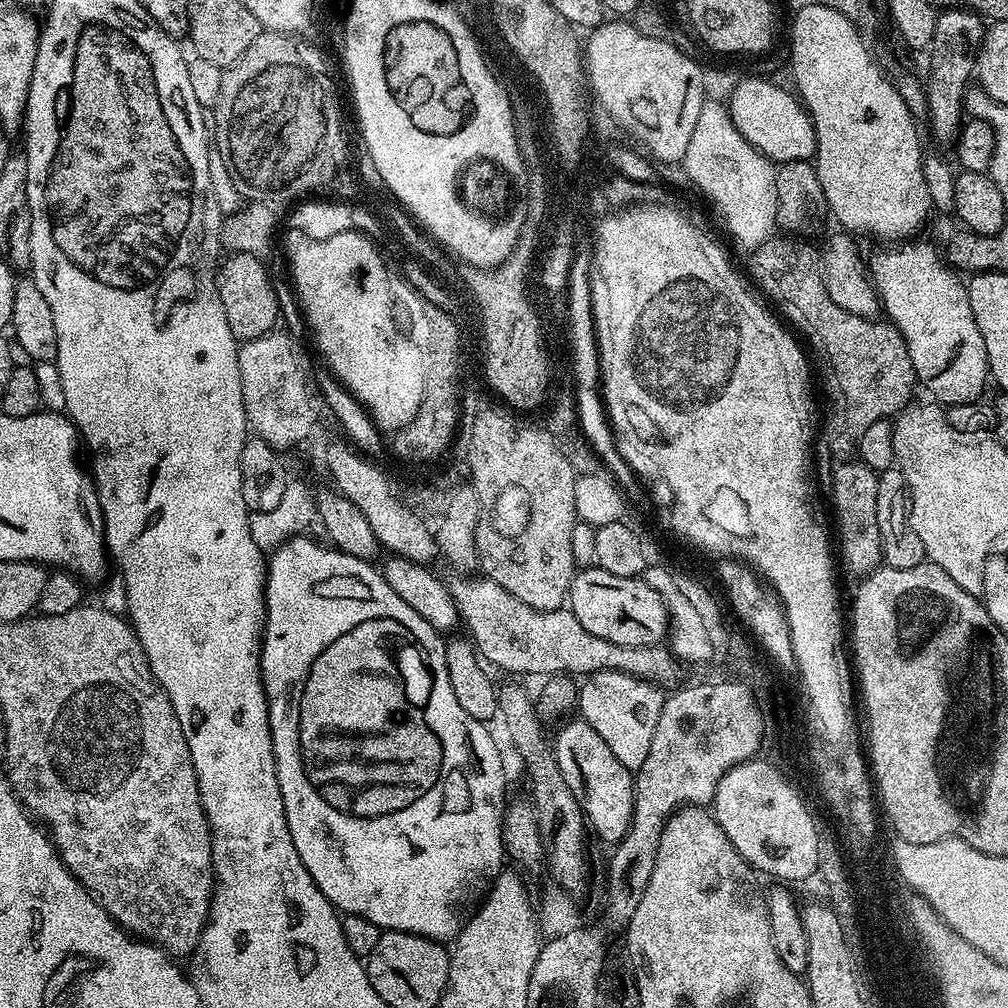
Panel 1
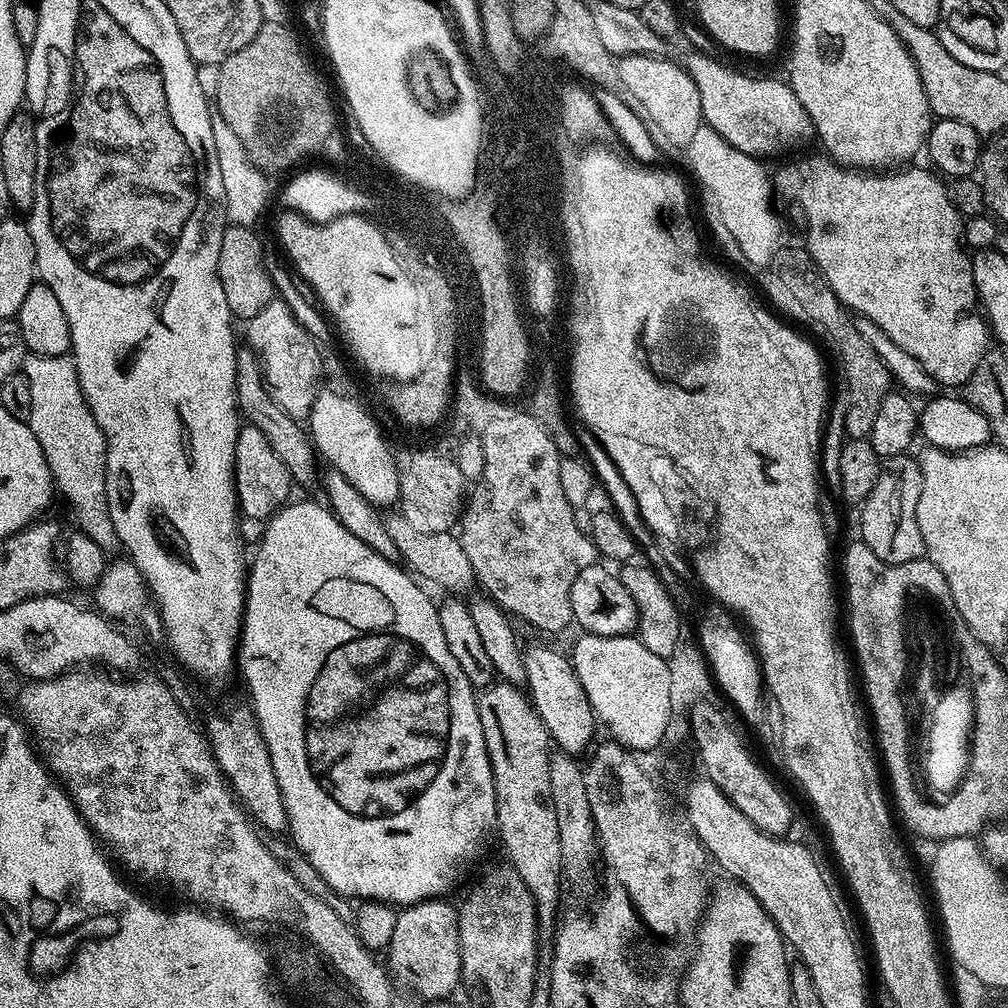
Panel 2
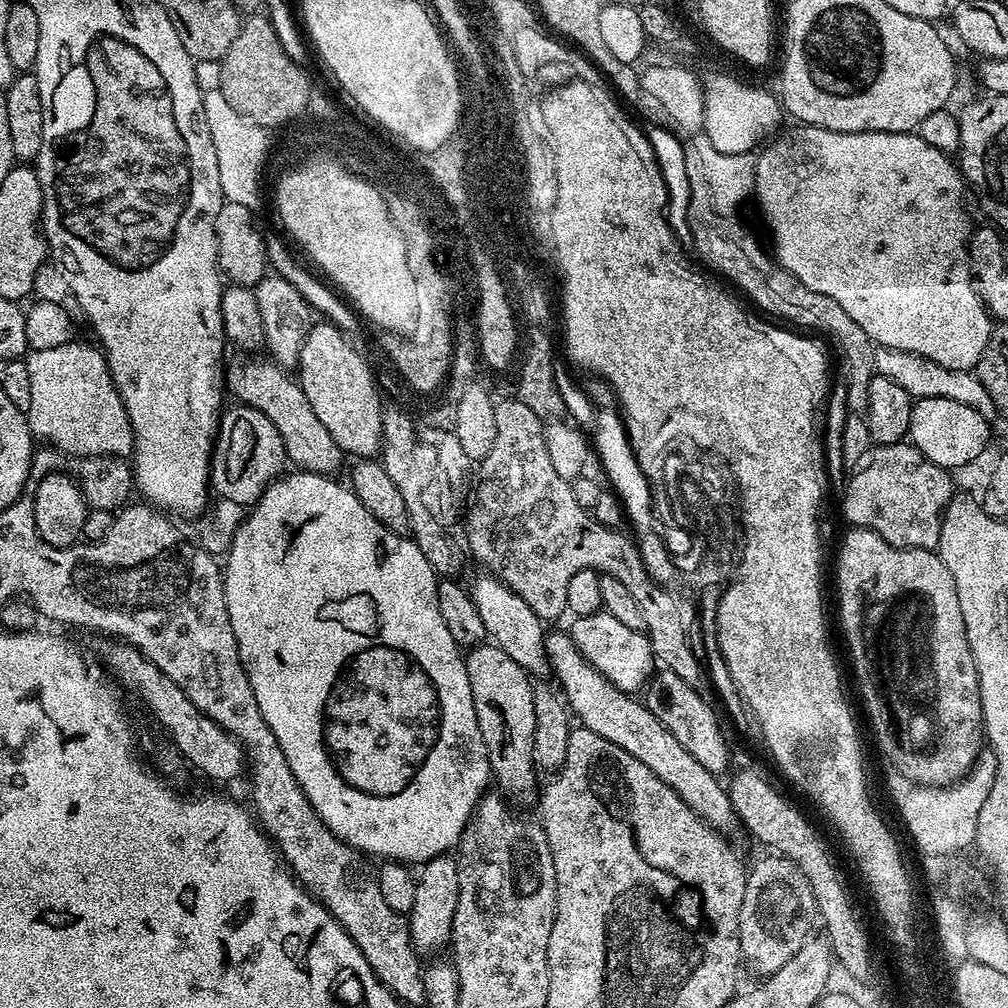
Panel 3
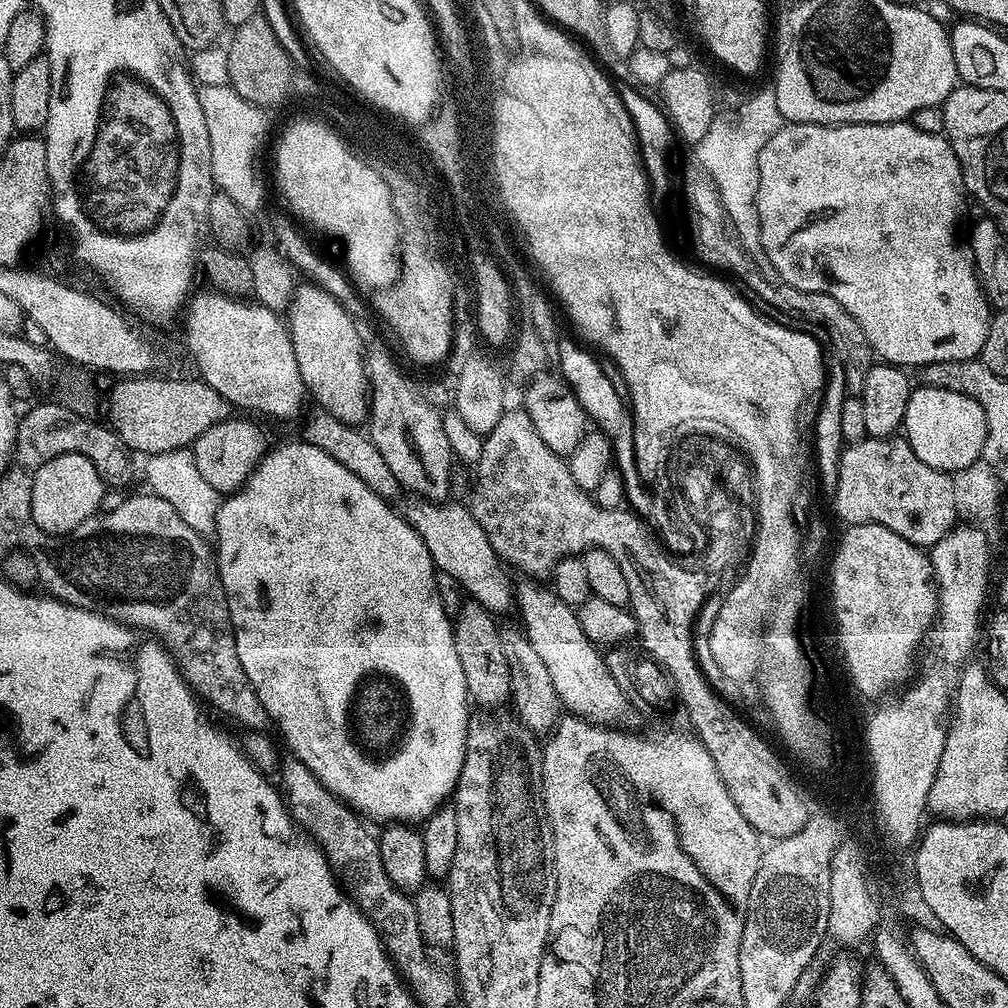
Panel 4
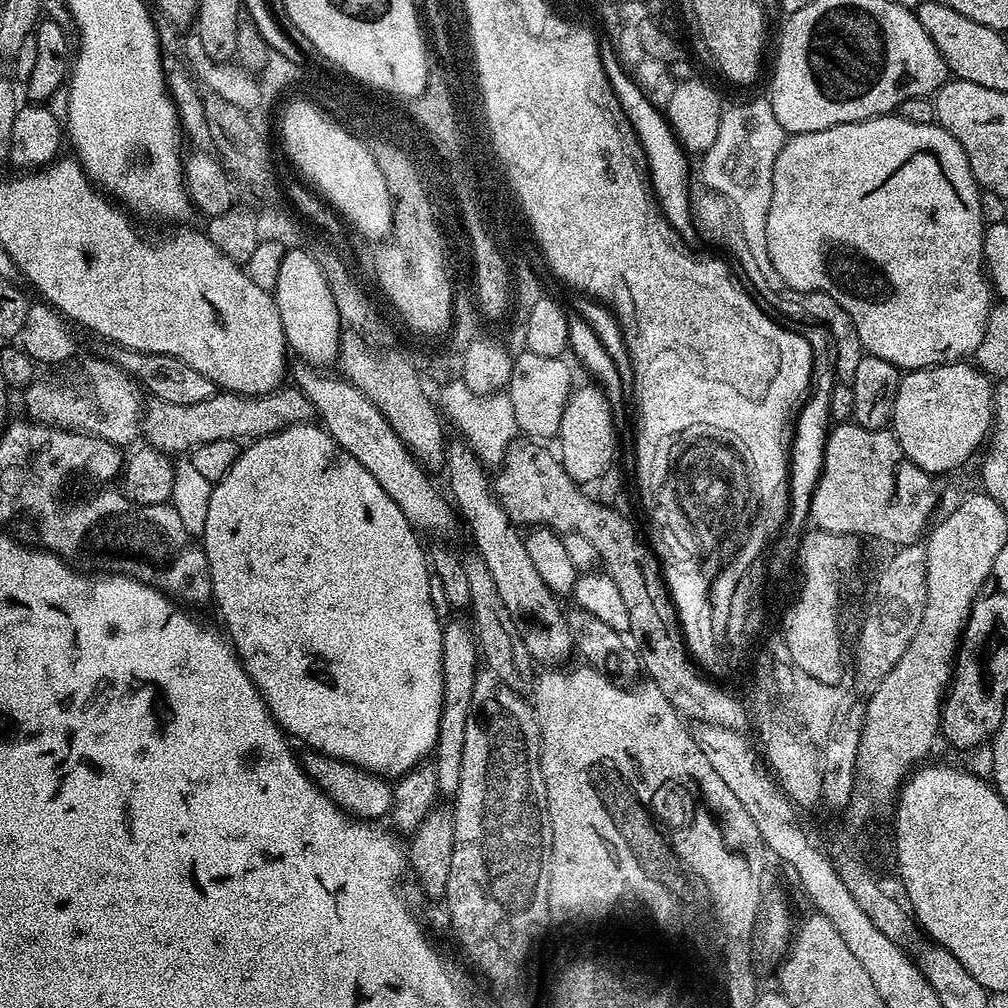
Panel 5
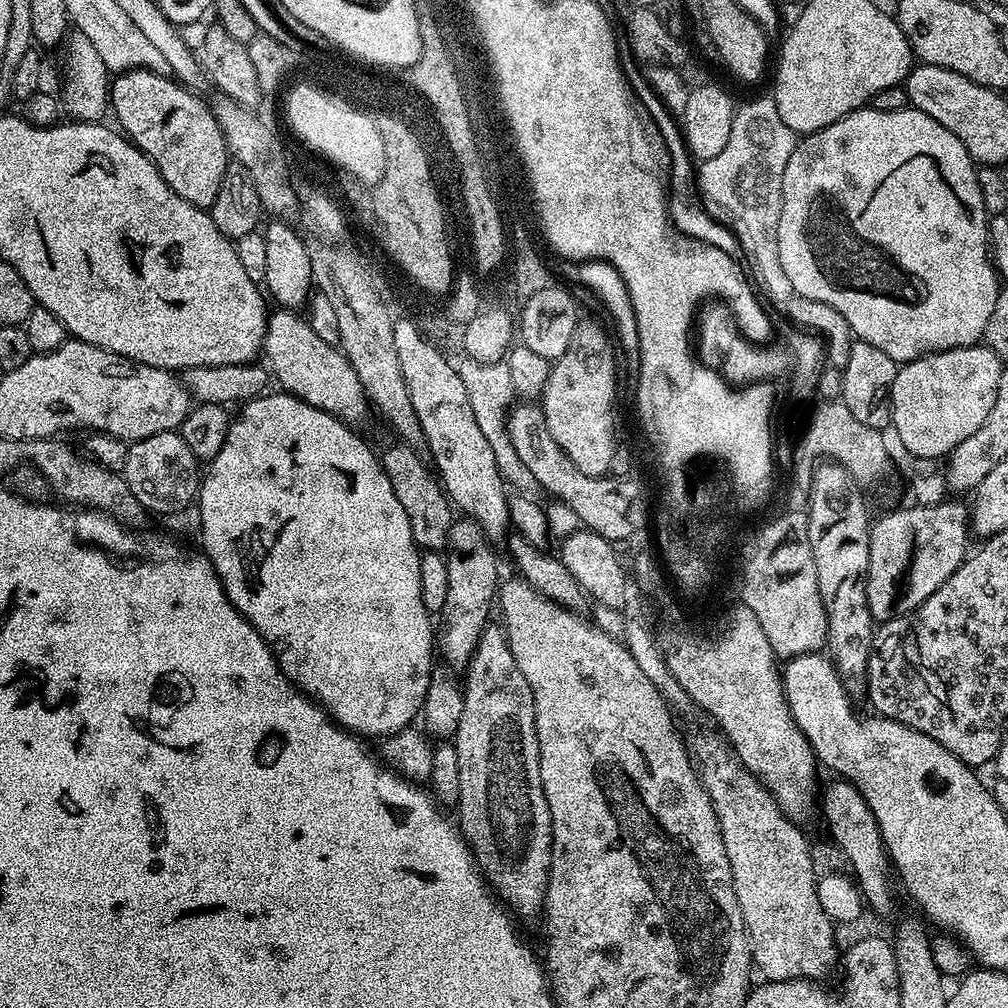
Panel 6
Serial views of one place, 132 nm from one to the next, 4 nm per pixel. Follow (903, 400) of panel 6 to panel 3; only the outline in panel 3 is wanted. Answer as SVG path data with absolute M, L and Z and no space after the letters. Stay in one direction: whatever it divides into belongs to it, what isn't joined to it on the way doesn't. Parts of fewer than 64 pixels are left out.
M926 398L913 403L907 439L939 468L964 470L990 444L988 426L988 418L970 406L962 406L962 402L950 398Z

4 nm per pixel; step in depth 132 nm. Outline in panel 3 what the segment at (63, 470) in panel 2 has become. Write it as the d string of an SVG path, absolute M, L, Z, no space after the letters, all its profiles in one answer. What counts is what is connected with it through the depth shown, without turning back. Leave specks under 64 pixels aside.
M72 340L62 346L51 347L49 350L33 349L24 361L30 373L30 406L25 416L33 437L48 440L60 451L78 458L103 455L126 456L131 453L133 438L129 416L116 390L108 362L99 347Z

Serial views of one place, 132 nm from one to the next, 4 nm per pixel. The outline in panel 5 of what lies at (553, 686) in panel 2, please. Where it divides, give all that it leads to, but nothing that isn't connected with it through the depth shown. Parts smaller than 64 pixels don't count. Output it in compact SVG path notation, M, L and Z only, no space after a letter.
M300 366L294 380L295 387L303 390L306 398L310 398L324 431L330 433L342 450L346 450L354 459L362 462L370 474L374 474L378 486L382 486L382 490L394 498L413 528L421 533L450 531L458 516L449 497L440 496L439 490L423 472L424 468L414 459L412 451L397 437L375 404L368 401L363 392L348 379L336 374L327 376L324 372L327 371Z

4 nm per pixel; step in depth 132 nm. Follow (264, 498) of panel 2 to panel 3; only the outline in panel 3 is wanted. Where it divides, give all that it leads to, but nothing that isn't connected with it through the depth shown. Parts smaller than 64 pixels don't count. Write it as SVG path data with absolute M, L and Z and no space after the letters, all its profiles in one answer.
M239 402L233 405L233 408L223 409L216 429L210 465L210 488L219 499L251 506L285 471L284 443L282 434L278 434L274 422L270 422L262 410Z

